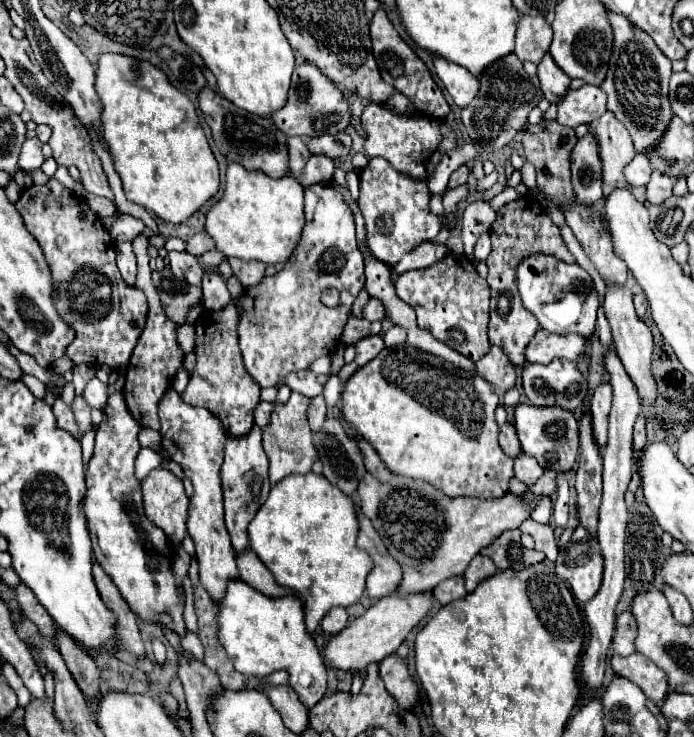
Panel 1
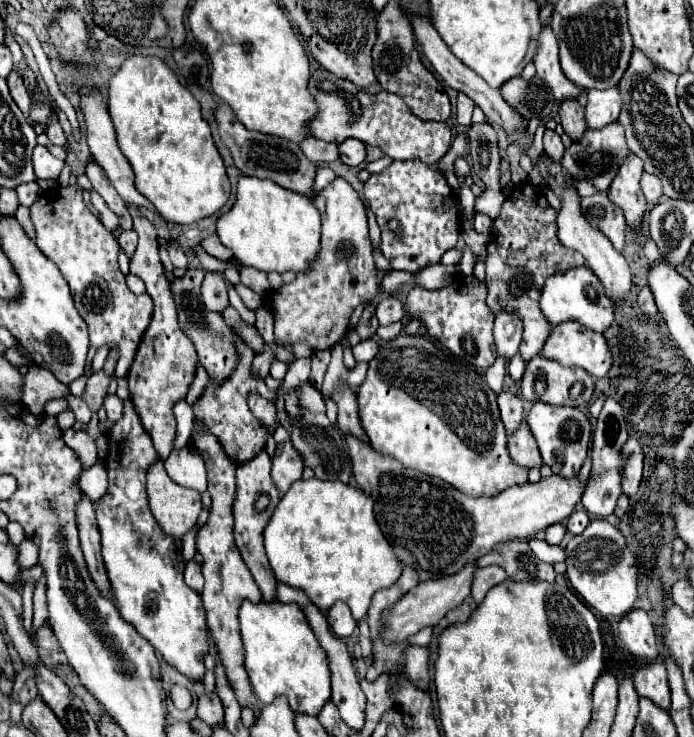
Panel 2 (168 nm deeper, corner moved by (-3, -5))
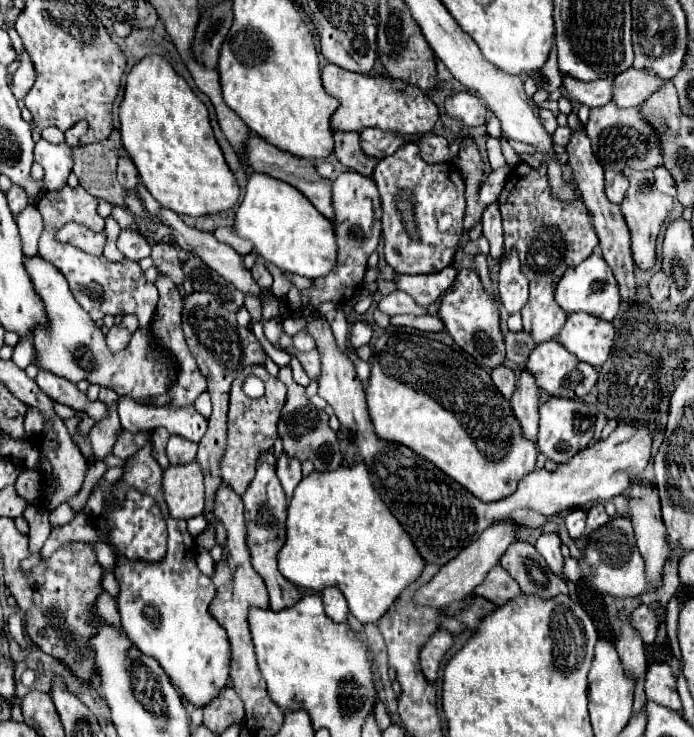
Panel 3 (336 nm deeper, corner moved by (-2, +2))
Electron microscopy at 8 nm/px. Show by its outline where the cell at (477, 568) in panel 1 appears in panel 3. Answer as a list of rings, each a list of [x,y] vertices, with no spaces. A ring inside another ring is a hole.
[[[496,564],[484,578],[482,584],[478,584],[478,588],[474,588],[474,592],[478,596],[488,598],[494,604],[504,604],[508,600],[512,600],[514,596],[520,594],[518,582],[500,566]]]

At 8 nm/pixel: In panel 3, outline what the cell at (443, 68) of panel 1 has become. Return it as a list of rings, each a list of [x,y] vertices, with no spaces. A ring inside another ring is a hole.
[[[456,92],[446,98],[446,112],[464,126],[480,126],[486,120],[486,108],[478,96],[470,92]]]

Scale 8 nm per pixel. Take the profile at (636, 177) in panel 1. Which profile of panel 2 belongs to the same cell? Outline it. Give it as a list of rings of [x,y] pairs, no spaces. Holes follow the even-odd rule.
[[[643,173],[643,179],[641,179],[641,189],[645,193],[645,199],[655,205],[661,197],[663,197],[663,187],[661,187],[661,181],[655,177],[655,175],[649,175],[649,173]]]

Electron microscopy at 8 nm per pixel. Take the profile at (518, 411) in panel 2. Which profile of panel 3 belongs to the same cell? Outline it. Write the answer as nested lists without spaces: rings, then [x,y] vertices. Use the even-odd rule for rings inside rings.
[[[502,364],[500,368],[492,370],[492,380],[494,380],[496,388],[502,392],[502,396],[506,396],[506,400],[510,400],[510,396],[514,394],[514,388],[516,388],[514,370]]]

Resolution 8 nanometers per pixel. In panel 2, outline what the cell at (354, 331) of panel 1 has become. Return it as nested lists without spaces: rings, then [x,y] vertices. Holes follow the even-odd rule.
[[[397,321],[397,323],[391,323],[391,325],[387,325],[387,327],[379,327],[379,329],[377,329],[377,335],[387,341],[387,339],[397,337],[397,335],[401,333],[401,329],[403,329],[403,325]]]

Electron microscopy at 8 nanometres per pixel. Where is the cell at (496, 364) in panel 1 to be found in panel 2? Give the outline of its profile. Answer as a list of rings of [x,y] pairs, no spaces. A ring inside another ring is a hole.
[[[499,311],[495,315],[495,345],[497,353],[511,359],[521,343],[523,323],[515,311]]]

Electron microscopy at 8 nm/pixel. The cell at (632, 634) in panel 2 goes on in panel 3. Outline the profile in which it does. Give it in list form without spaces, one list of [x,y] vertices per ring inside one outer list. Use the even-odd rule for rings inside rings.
[[[640,604],[632,614],[630,614],[630,624],[632,628],[640,634],[642,642],[644,644],[652,644],[654,638],[656,638],[656,618],[654,618],[654,612],[650,606],[646,604]]]

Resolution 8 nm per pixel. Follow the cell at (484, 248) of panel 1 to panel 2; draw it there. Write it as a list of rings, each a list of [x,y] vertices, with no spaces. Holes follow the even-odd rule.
[[[477,213],[475,219],[473,219],[473,225],[475,225],[475,229],[477,229],[479,233],[483,233],[485,237],[489,237],[491,227],[493,227],[493,221],[491,221],[485,213]]]

